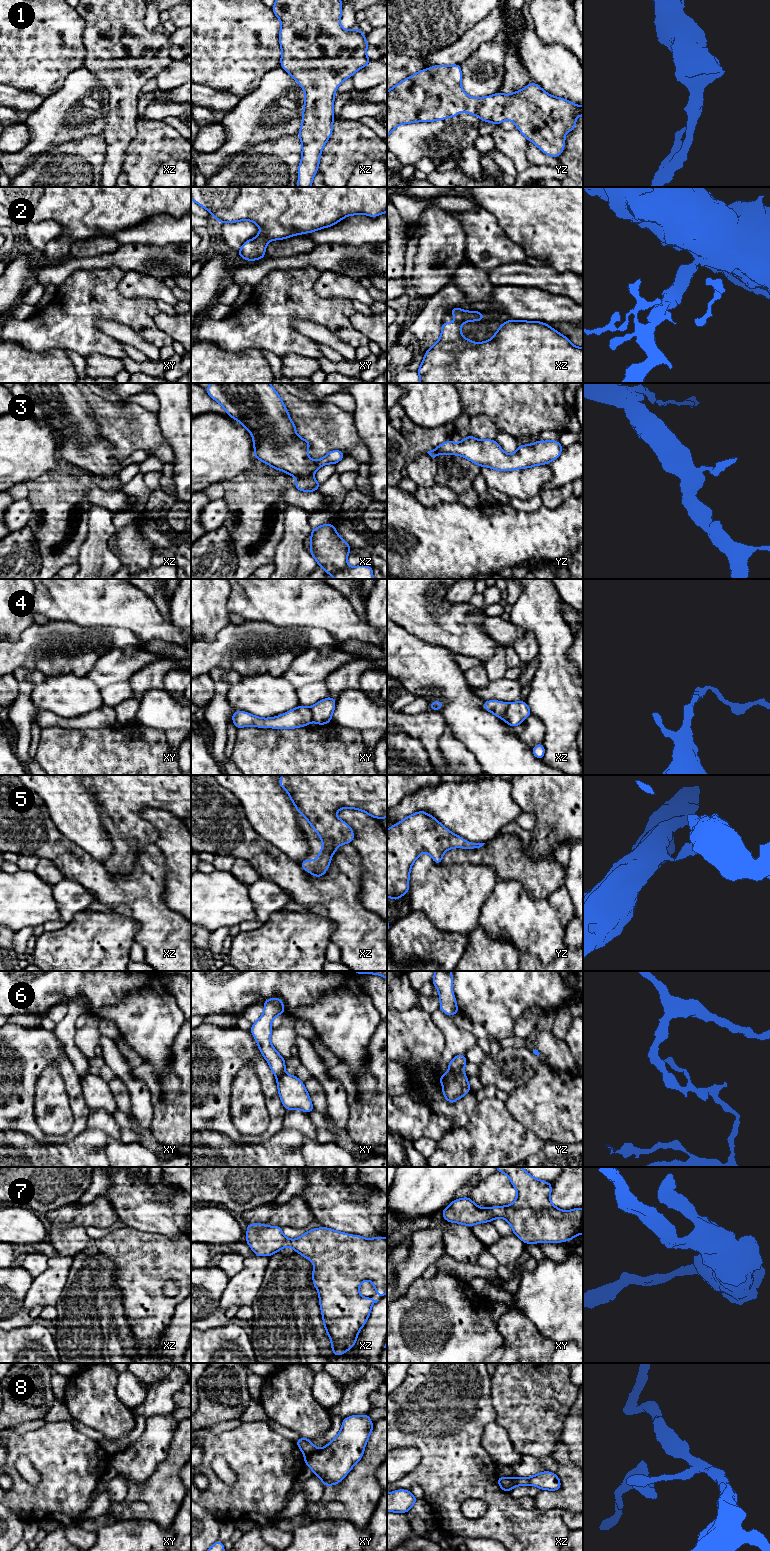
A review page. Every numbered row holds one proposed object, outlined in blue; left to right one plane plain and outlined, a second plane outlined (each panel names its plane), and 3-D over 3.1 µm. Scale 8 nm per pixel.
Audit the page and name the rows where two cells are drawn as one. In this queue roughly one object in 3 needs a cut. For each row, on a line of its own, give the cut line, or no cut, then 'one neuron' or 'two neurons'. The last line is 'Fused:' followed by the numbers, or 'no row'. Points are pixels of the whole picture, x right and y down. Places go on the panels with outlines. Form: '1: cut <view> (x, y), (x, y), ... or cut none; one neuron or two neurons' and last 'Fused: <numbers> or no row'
1: cut none; one neuron
2: cut none; one neuron
3: cut none; one neuron
4: cut xz (508, 704), (502, 718); two neurons
5: cut none; one neuron
6: cut yz (448, 1071), (464, 1075); two neurons
7: cut none; one neuron
8: cut xy (316, 1449), (304, 1456); two neurons
Fused: 4, 6, 8

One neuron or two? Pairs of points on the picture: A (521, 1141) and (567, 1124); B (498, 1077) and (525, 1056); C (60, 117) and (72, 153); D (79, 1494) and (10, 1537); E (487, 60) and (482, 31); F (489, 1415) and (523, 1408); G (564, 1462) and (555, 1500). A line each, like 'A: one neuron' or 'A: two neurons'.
A: two neurons
B: one neuron
C: two neurons
D: two neurons
E: two neurons
F: two neurons
G: one neuron

